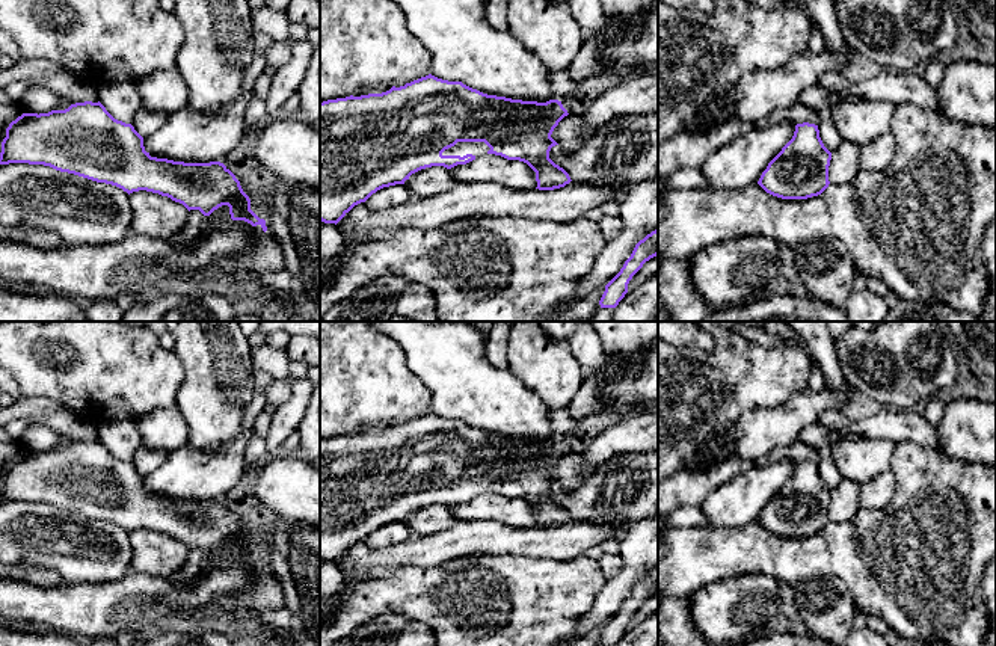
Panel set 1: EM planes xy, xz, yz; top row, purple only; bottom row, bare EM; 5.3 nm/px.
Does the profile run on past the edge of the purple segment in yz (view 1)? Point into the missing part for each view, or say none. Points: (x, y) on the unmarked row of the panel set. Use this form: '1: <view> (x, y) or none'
1: none

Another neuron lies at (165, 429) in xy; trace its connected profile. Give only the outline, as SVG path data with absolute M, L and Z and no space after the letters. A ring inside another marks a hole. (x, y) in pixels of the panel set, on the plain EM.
M177 405L155 409L136 421L140 444L146 448L171 453L189 439L186 420Z

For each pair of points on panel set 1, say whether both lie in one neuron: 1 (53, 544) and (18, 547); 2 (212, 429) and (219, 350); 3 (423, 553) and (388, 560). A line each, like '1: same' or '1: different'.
1: same
2: same
3: same

